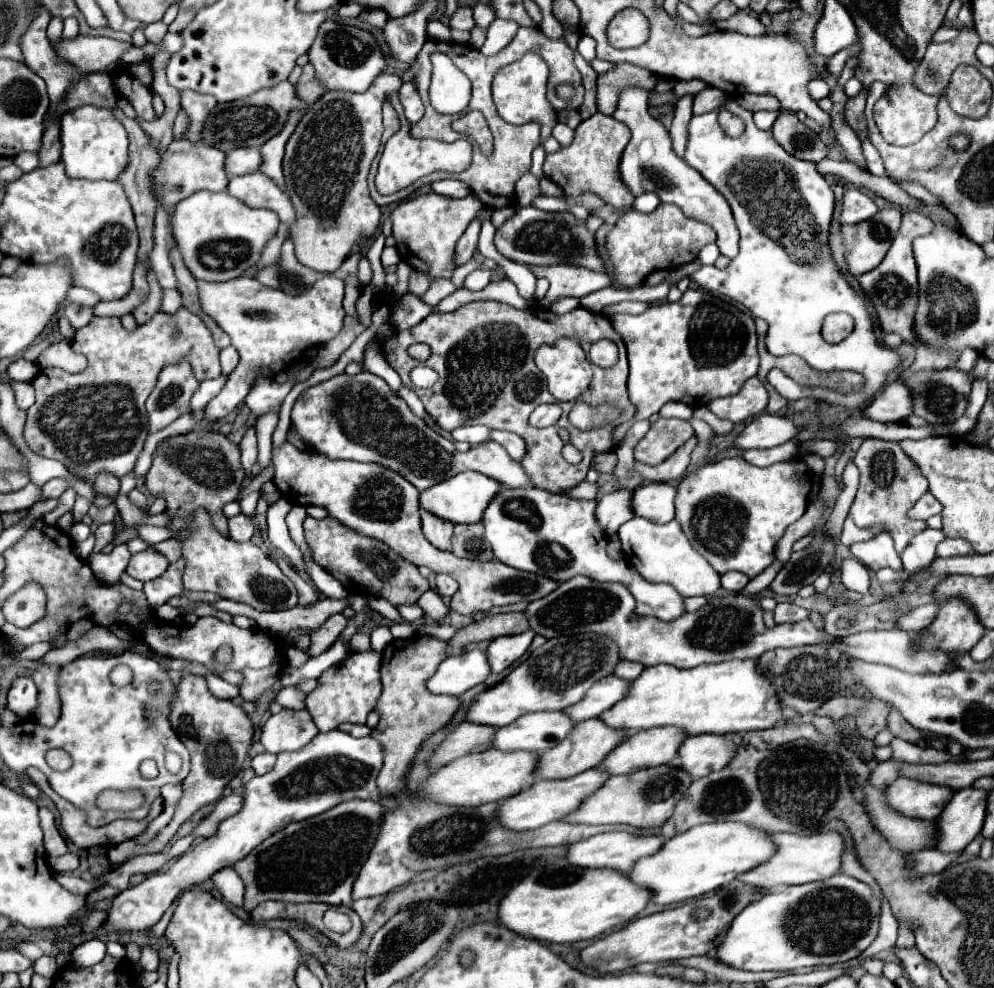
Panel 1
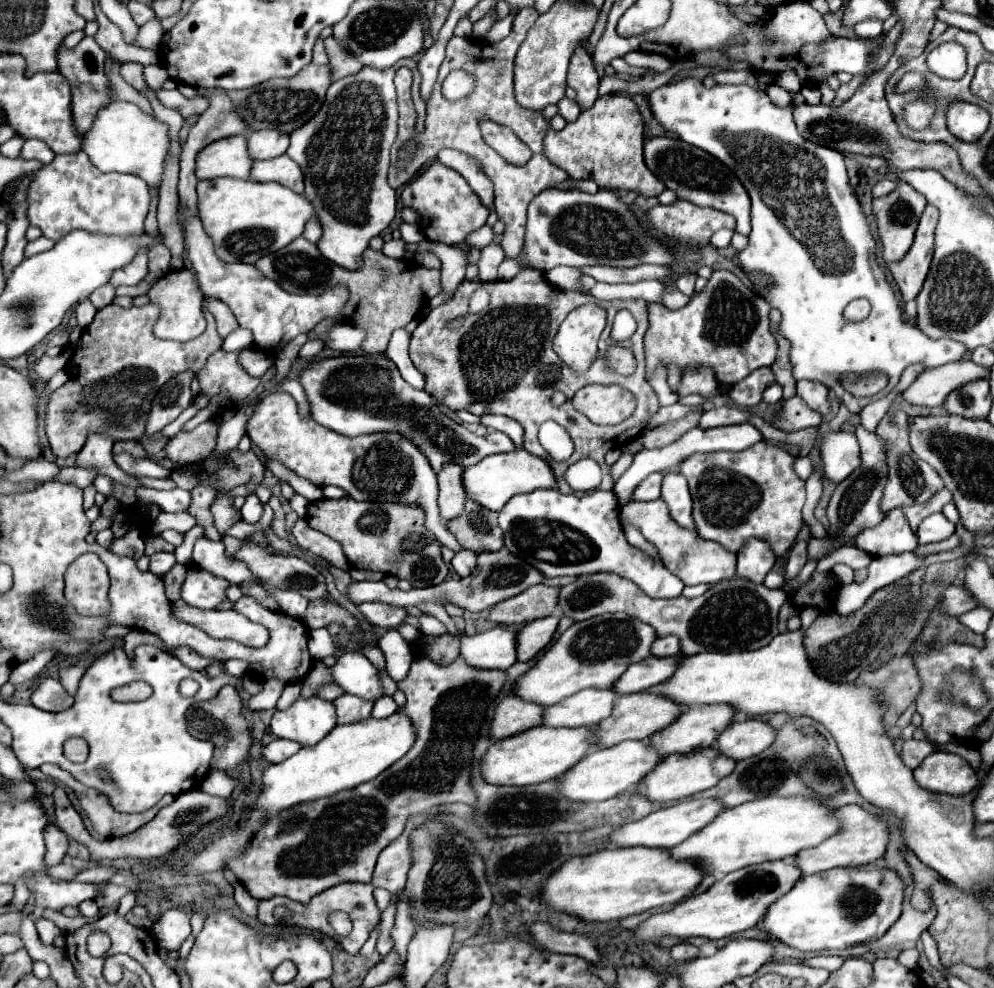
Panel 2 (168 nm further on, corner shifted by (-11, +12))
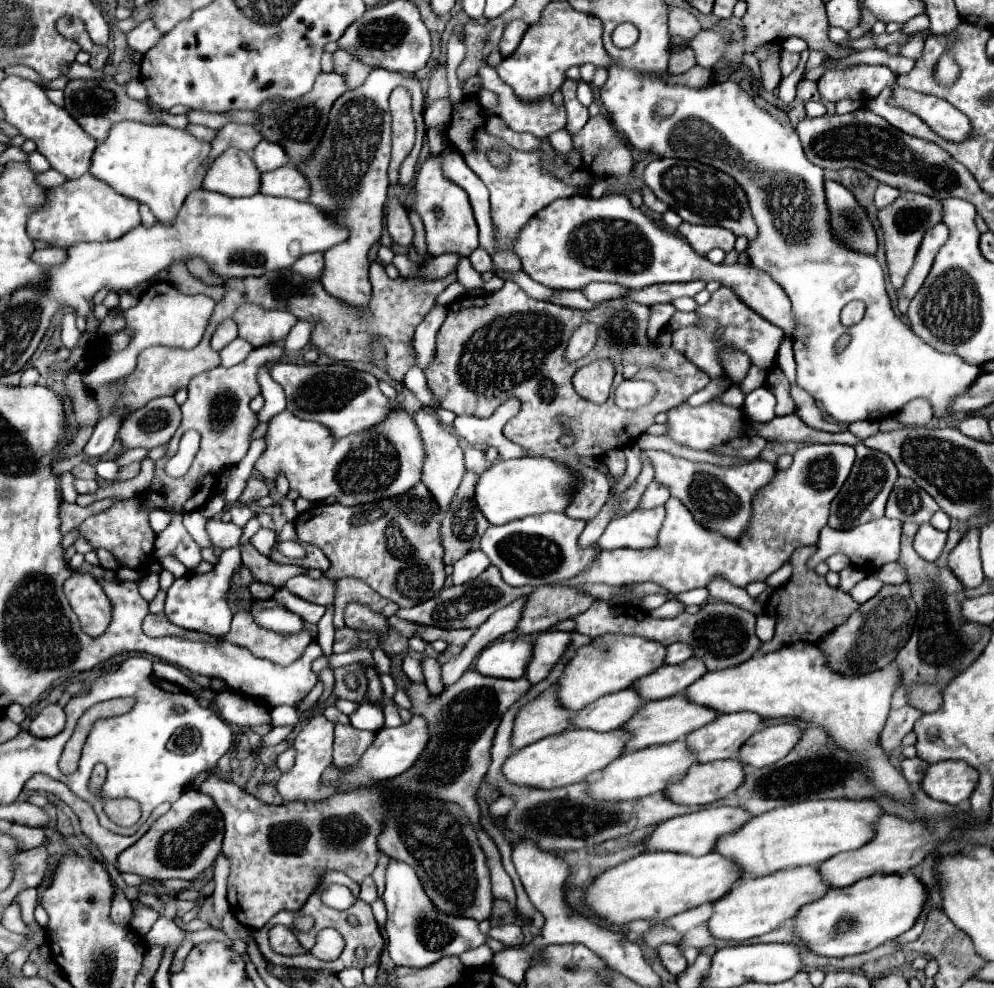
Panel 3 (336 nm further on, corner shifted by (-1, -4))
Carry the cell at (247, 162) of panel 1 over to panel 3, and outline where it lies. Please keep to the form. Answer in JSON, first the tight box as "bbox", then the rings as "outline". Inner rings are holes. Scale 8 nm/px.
{"bbox":[251,140,289,174],"outline":[[[267,140],[257,144],[257,148],[251,152],[251,158],[253,158],[253,162],[255,162],[255,166],[261,174],[289,164],[289,158],[285,156],[285,150],[277,148],[277,144],[269,144]]]}

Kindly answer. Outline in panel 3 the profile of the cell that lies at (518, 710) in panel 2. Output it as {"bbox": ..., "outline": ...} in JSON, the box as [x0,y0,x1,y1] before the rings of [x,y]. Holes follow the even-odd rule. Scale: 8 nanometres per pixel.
{"bbox":[511,688,569,750],"outline":[[[555,688],[541,692],[533,702],[519,708],[511,732],[511,746],[515,750],[569,728],[569,712],[557,704]]]}

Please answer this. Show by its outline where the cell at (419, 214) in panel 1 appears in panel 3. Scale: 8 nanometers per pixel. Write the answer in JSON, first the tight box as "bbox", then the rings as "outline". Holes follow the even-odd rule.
{"bbox":[403,156,479,256],"outline":[[[429,156],[421,164],[421,170],[417,172],[415,178],[415,188],[407,194],[403,206],[409,212],[415,210],[421,216],[427,232],[427,252],[431,256],[441,256],[445,252],[457,252],[461,256],[469,256],[479,246],[477,224],[473,218],[469,198],[459,186],[443,178],[437,156]]]}

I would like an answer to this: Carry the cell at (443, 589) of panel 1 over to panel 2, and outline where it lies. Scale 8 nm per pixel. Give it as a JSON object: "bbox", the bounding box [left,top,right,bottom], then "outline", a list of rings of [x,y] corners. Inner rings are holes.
{"bbox":[451,550,479,578],"outline":[[[459,550],[457,554],[455,554],[455,558],[451,560],[451,564],[453,564],[453,568],[455,568],[455,572],[461,576],[461,578],[465,578],[465,576],[469,576],[471,574],[471,570],[477,566],[477,556],[479,556],[479,552],[477,550]]]}

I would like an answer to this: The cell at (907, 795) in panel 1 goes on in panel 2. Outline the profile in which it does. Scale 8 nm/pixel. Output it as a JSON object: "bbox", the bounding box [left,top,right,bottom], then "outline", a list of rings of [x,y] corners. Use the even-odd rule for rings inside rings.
{"bbox":[915,750,977,796],"outline":[[[935,750],[923,760],[923,764],[919,764],[919,768],[915,768],[915,780],[927,790],[963,796],[977,786],[977,772],[965,758]]]}

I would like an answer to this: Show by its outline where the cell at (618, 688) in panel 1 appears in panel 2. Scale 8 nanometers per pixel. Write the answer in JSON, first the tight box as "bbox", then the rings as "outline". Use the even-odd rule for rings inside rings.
{"bbox":[613,654,683,694],"outline":[[[683,654],[667,656],[667,658],[651,656],[647,660],[641,660],[639,664],[631,664],[627,672],[615,682],[613,690],[619,694],[633,694],[633,692],[643,692],[651,686],[663,684],[675,674],[681,660],[683,660]]]}

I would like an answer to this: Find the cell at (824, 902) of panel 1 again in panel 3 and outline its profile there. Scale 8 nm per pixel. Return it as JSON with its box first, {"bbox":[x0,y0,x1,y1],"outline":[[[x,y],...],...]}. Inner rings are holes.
{"bbox":[793,872,925,956],"outline":[[[911,872],[869,876],[847,888],[829,888],[819,900],[801,906],[793,918],[793,934],[817,956],[855,956],[907,932],[921,914],[923,902],[925,888]]]}

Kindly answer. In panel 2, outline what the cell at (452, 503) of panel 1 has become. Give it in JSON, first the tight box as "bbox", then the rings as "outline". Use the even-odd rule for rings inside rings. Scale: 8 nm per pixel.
{"bbox":[463,448,555,512],"outline":[[[517,448],[513,452],[487,456],[475,466],[469,466],[463,476],[463,484],[467,494],[479,502],[481,506],[499,512],[515,494],[527,494],[535,488],[555,488],[555,476],[549,462],[541,456],[531,456],[525,448]]]}

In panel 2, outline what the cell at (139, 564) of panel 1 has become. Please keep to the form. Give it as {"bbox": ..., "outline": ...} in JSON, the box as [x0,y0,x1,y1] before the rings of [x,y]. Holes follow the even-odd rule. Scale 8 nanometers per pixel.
{"bbox":[149,552,175,576],"outline":[[[157,552],[157,554],[151,556],[149,570],[151,570],[155,576],[163,576],[163,574],[167,574],[173,566],[175,566],[175,556],[173,556],[173,554]]]}

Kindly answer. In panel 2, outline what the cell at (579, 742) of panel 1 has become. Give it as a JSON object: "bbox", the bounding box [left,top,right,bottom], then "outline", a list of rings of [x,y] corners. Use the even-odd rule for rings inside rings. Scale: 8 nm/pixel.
{"bbox":[597,692,683,746],"outline":[[[637,692],[637,694],[627,694],[621,696],[615,702],[615,708],[607,720],[603,720],[597,728],[597,746],[613,746],[623,740],[643,740],[649,738],[663,728],[667,728],[673,720],[677,720],[683,712],[683,706],[677,704],[671,698],[651,694],[651,692]]]}

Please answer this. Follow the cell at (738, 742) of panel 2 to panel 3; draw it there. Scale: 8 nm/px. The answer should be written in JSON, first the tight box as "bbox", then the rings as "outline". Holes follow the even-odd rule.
{"bbox":[737,724,801,768],"outline":[[[777,724],[777,726],[763,728],[763,730],[755,732],[739,748],[737,760],[751,768],[761,768],[765,764],[773,764],[773,762],[785,758],[785,754],[789,754],[789,750],[793,748],[793,744],[799,738],[801,738],[801,730],[791,724]]]}

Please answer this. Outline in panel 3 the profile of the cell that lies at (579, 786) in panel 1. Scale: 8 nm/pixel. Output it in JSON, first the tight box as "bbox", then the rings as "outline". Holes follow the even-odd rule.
{"bbox":[587,740,695,802],"outline":[[[683,740],[663,744],[663,746],[649,746],[649,748],[643,748],[637,752],[627,752],[627,754],[615,758],[603,770],[589,776],[587,794],[597,802],[619,802],[619,800],[623,802],[623,800],[645,798],[649,794],[659,794],[669,784],[681,780],[681,776],[685,776],[685,772],[691,764],[695,764],[695,760]]]}

